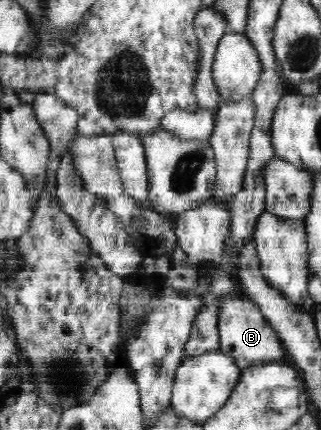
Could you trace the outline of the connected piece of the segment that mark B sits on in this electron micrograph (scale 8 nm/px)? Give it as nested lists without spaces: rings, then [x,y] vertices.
[[[229,294],[219,304],[218,331],[220,332],[220,351],[235,359],[235,364],[243,370],[247,366],[259,365],[267,361],[281,361],[285,355],[282,342],[275,329],[267,322],[261,309],[251,299],[239,294]]]

